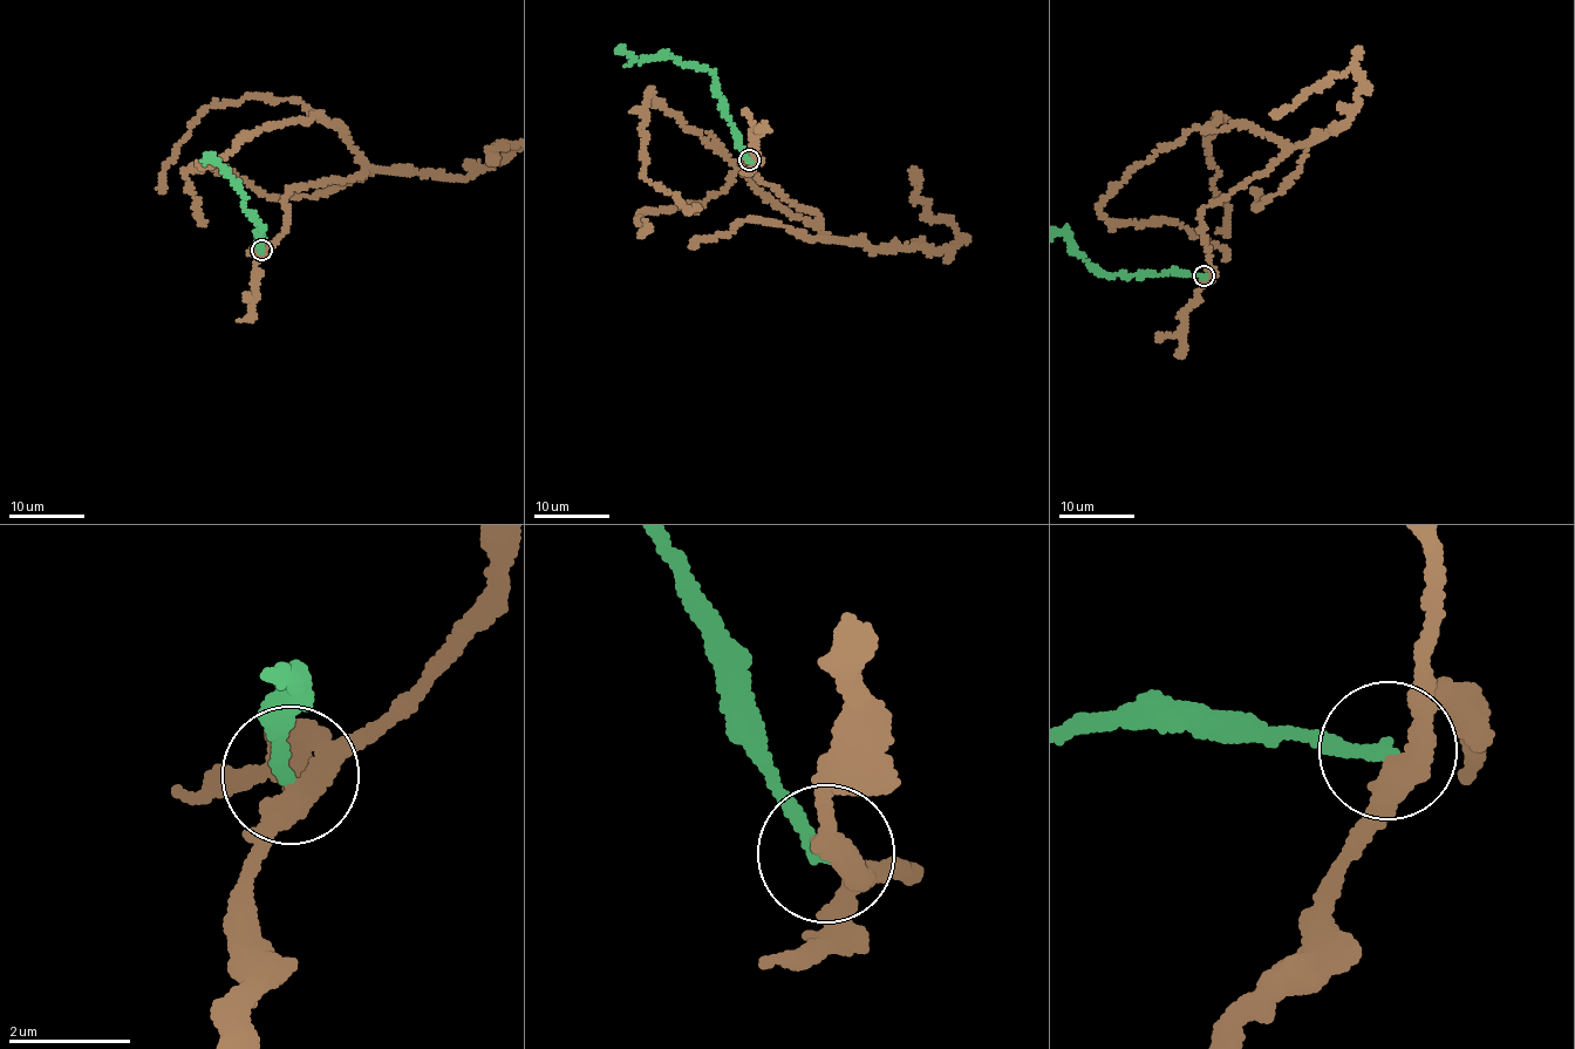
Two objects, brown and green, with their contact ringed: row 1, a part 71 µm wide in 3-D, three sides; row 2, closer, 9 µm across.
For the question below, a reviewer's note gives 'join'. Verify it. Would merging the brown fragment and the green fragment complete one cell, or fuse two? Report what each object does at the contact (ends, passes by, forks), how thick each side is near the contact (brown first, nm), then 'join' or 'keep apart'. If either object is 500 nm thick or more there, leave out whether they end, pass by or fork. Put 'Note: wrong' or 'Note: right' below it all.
brown passes by; green ends there; 400 nm thick on the brown side, 240 nm on the other; keep apart
Note: wrong

